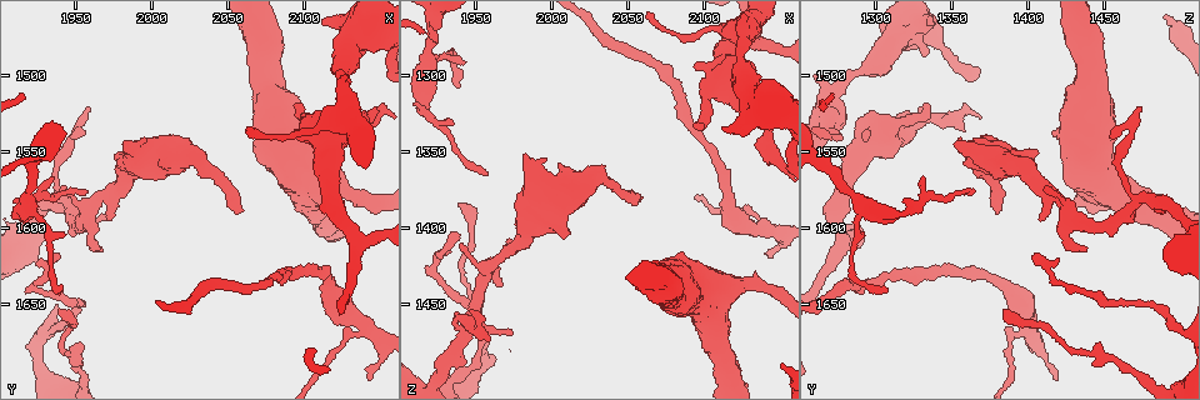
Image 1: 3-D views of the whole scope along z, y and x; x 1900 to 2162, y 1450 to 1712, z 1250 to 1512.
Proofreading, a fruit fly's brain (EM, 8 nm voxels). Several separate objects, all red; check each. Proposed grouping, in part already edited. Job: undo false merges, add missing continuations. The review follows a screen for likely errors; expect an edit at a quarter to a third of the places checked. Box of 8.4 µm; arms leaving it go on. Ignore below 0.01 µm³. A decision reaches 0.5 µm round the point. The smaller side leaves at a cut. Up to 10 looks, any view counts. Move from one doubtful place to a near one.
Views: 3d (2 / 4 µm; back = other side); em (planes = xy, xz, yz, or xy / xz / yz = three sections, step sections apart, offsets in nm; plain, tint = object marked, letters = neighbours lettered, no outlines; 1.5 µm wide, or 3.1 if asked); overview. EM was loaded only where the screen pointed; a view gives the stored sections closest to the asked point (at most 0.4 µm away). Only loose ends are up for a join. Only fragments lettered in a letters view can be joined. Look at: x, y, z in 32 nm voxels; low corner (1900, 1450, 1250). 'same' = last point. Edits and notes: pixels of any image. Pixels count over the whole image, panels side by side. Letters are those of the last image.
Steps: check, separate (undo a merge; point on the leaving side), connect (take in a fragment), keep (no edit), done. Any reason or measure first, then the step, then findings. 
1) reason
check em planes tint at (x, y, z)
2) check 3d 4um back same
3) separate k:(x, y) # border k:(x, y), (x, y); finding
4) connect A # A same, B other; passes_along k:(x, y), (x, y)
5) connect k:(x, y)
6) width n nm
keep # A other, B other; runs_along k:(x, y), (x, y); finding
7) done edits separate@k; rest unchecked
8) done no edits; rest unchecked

three arms meet
check 3d 4um at (2138, 1662, 1398)

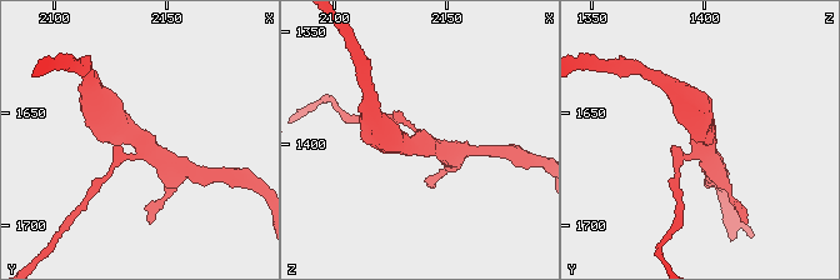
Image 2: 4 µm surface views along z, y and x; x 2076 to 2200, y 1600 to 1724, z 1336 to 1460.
arms 3
check em planes plain at (2137, 1662, 1399)

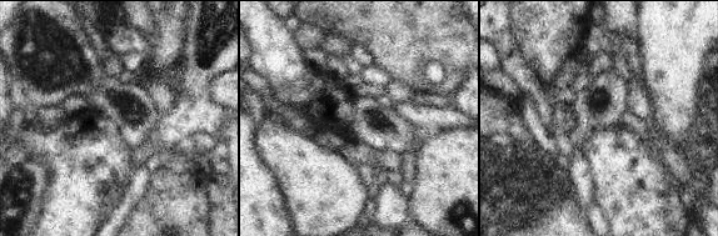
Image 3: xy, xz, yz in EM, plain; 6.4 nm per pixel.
what lies round it
check em planes letters same

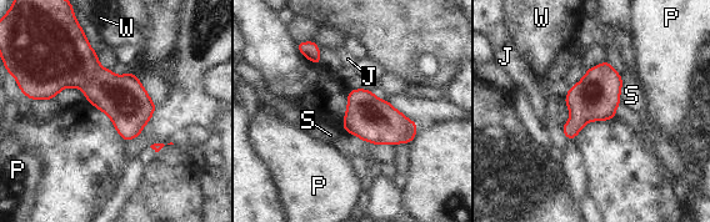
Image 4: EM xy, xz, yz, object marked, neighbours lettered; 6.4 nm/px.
keep # J other, P other, S other, W other; border 4:(621, 75), (619, 104); one neuron here

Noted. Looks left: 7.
free end
check 3d 2um at (2092, 1518, 1332)

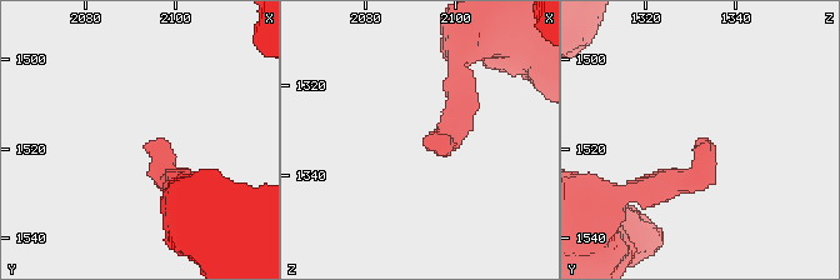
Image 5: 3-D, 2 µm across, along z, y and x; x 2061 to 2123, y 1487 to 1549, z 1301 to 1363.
now the EM
check em planes letters at (2092, 1520, 1332)

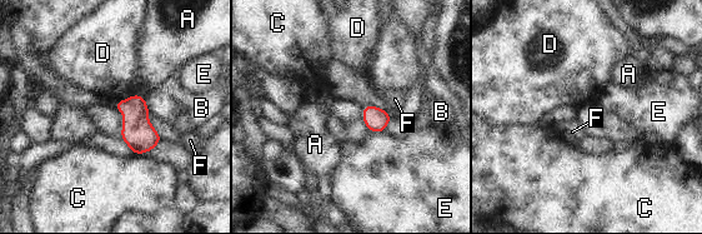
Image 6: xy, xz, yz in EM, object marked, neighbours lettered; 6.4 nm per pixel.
longest_contact D 200 nm
keep # A other, B other, C other, D other, E other, F other; border 6:(143, 95), (131, 95), (114, 104); none of them fits

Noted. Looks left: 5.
check em planes letters at (1932, 1566, 1332)

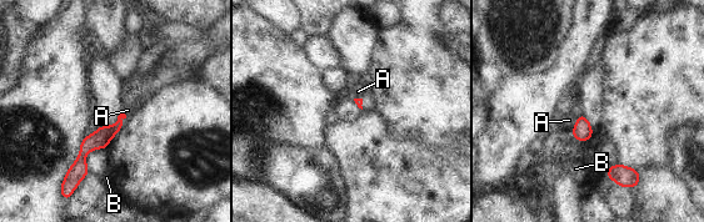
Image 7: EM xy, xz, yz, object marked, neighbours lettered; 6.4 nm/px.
connect A # A same, B other; passes_along 7:(100, 139), (125, 117), (128, 110); it goes on there

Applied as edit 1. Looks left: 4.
calibre changes
check 3d 4um at (2124, 1498, 1294)

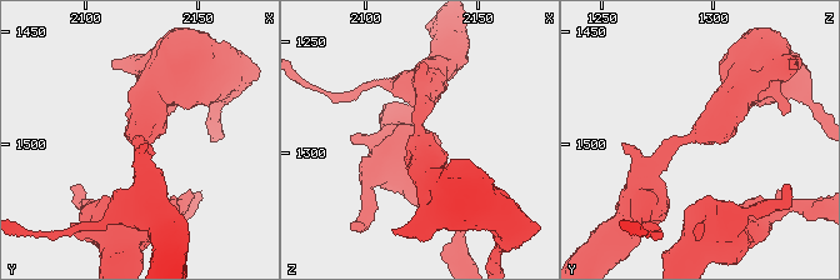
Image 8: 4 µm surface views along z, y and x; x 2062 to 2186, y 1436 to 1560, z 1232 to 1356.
shape alone is not enough
check em xz step 4 tint at (2122, 1497, 1295)

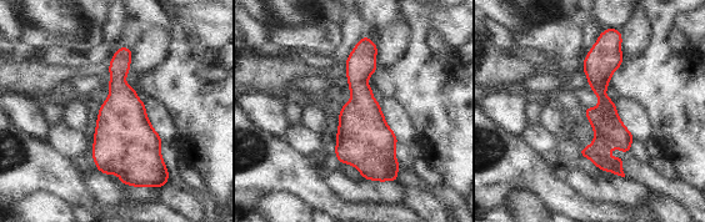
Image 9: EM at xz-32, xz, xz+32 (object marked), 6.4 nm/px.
what lies round it
check em xz step 4 letters same

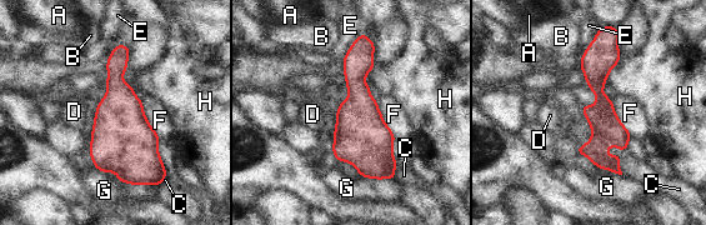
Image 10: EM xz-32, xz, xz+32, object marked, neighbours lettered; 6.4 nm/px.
width 200 nm
keep # A other, B other, C other, D other, E other, F other, G other, H other; runs_along 10:(602, 44), (601, 154), (616, 169); one neuron here

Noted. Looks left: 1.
done edits connect@7; rest unchecked

